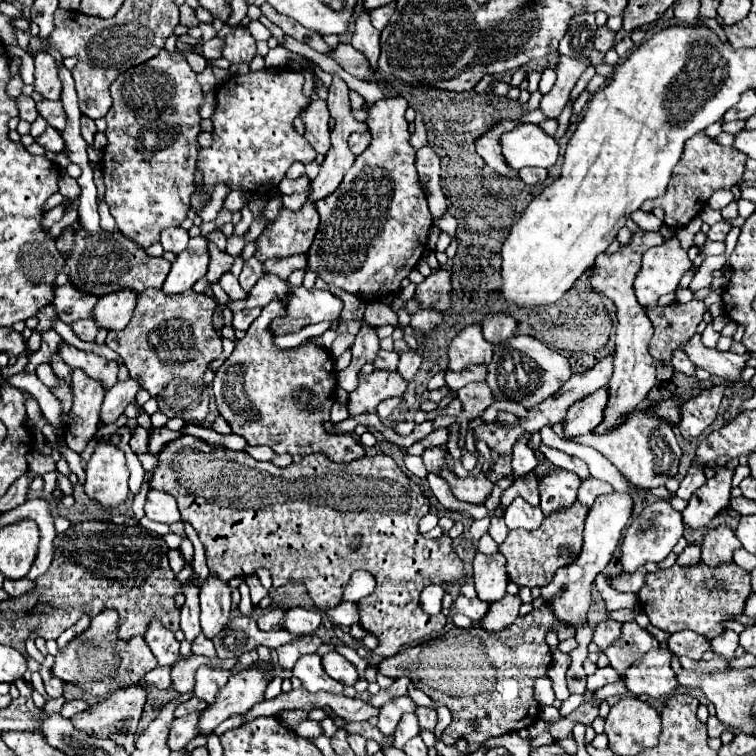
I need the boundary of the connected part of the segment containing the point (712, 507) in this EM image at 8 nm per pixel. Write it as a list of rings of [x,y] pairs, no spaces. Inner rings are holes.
[[[729,467],[715,469],[715,477],[707,479],[707,483],[697,489],[697,495],[691,495],[689,505],[683,511],[685,525],[691,529],[707,525],[723,507],[727,507],[733,473],[735,469]]]

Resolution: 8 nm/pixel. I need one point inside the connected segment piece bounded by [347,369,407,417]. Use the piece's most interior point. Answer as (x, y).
(372, 389)

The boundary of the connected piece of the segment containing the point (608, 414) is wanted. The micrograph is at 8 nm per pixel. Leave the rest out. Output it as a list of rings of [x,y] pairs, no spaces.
[[[637,231],[631,233],[631,241],[627,245],[623,245],[617,253],[601,253],[593,267],[591,267],[591,289],[597,293],[607,295],[615,307],[617,307],[617,335],[615,335],[615,359],[613,359],[613,375],[609,379],[609,401],[605,405],[605,417],[603,423],[595,429],[597,435],[609,433],[611,429],[619,427],[621,423],[627,421],[627,415],[647,397],[647,393],[651,391],[651,387],[656,383],[656,367],[655,359],[649,355],[647,345],[649,339],[653,337],[653,325],[649,321],[649,317],[645,315],[645,309],[639,305],[639,301],[635,299],[635,291],[633,291],[633,279],[635,273],[639,271],[641,265],[641,255],[651,249],[661,245],[665,239],[661,237],[661,233],[647,233],[647,231]]]

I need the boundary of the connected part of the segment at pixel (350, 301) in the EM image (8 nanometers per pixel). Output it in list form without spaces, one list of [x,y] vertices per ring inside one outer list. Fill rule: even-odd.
[[[329,287],[329,291],[331,291],[333,295],[337,295],[337,297],[341,297],[343,303],[345,303],[345,307],[343,307],[343,315],[341,315],[343,321],[347,321],[347,319],[353,319],[353,321],[361,319],[363,311],[365,311],[365,305],[363,305],[355,295],[345,293],[345,291],[339,289],[339,287]]]

